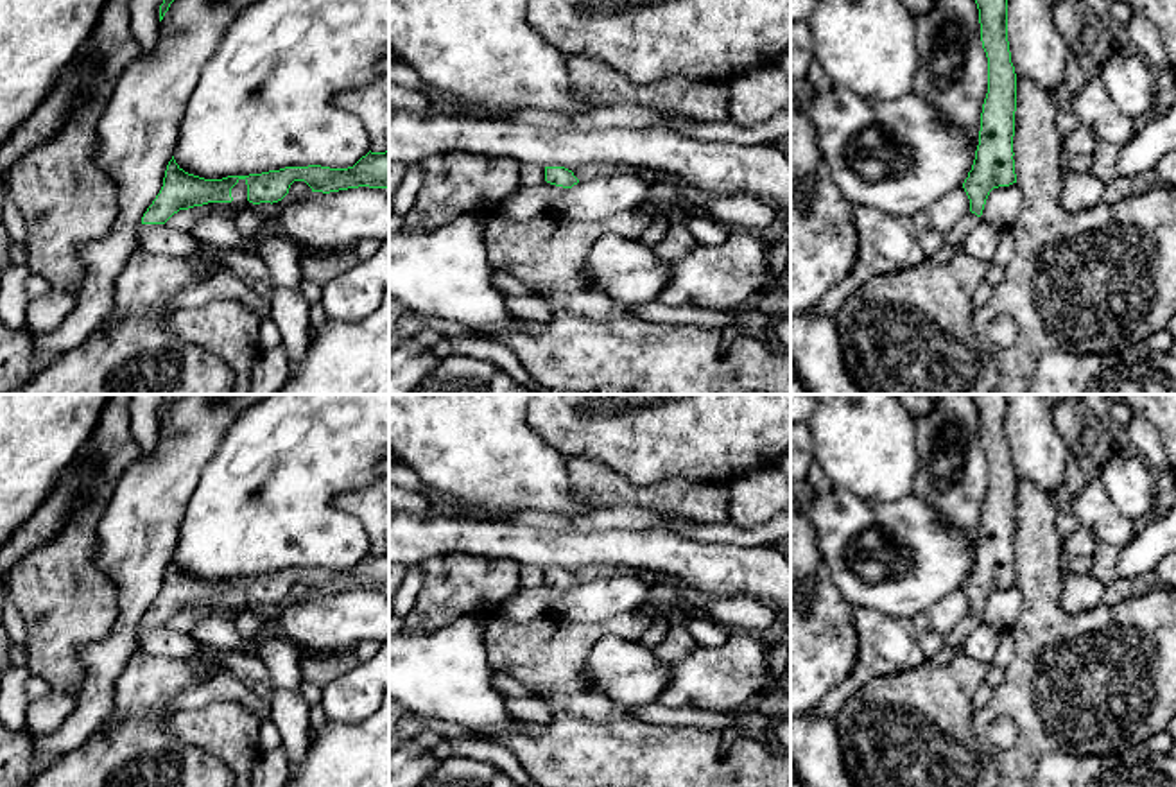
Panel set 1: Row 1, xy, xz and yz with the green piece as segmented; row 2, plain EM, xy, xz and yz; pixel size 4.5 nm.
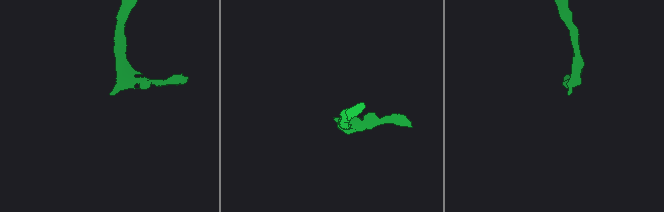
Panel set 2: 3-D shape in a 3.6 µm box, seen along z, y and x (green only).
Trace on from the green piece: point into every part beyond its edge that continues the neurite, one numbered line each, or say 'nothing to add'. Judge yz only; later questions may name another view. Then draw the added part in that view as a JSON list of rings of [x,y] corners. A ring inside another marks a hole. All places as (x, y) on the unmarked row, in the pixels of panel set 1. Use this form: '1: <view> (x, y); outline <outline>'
1: yz (959, 633); outline [[[968,613],[947,636],[945,644],[961,649],[968,635],[981,624],[981,618]]]

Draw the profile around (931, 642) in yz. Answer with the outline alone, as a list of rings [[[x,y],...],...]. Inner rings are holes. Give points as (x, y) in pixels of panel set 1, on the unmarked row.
[[[929,627],[927,631],[920,633],[920,647],[927,658],[938,654],[945,645],[945,636]]]

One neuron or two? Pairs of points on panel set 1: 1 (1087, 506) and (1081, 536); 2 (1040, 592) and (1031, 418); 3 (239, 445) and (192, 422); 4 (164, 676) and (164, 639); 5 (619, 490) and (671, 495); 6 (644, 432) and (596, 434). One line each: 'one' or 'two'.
1: two
2: two
3: two
4: two
5: one
6: one

